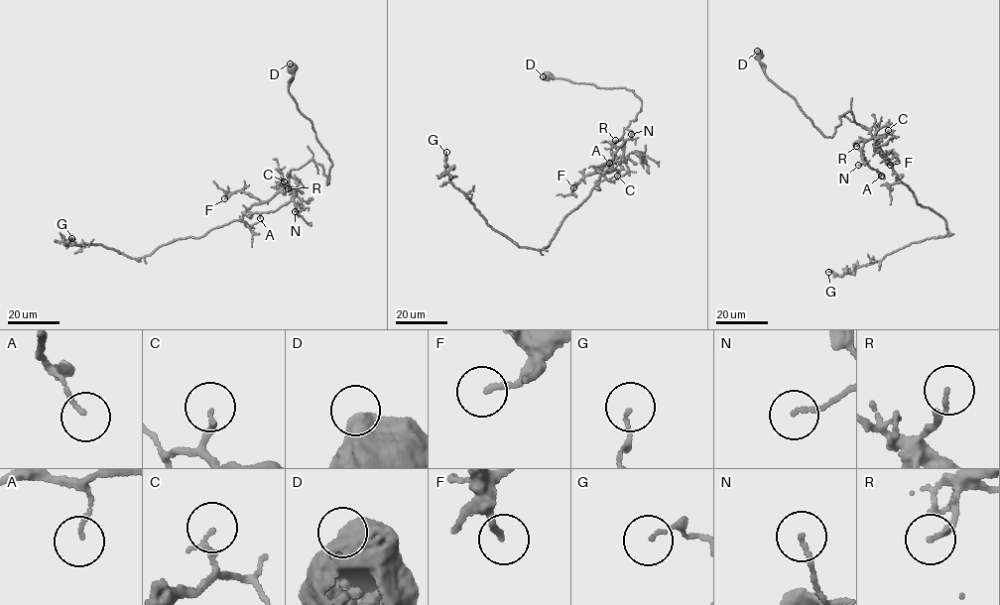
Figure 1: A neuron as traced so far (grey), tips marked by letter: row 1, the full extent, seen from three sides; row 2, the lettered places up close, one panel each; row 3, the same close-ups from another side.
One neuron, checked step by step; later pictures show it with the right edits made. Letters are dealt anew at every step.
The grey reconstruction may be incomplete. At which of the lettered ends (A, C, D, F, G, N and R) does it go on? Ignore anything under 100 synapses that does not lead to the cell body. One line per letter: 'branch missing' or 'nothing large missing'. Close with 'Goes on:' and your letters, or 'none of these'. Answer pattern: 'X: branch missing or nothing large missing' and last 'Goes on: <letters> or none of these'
A: nothing large missing
C: nothing large missing
D: nothing large missing
F: nothing large missing
G: nothing large missing
N: nothing large missing
R: nothing large missing
Goes on: none of these

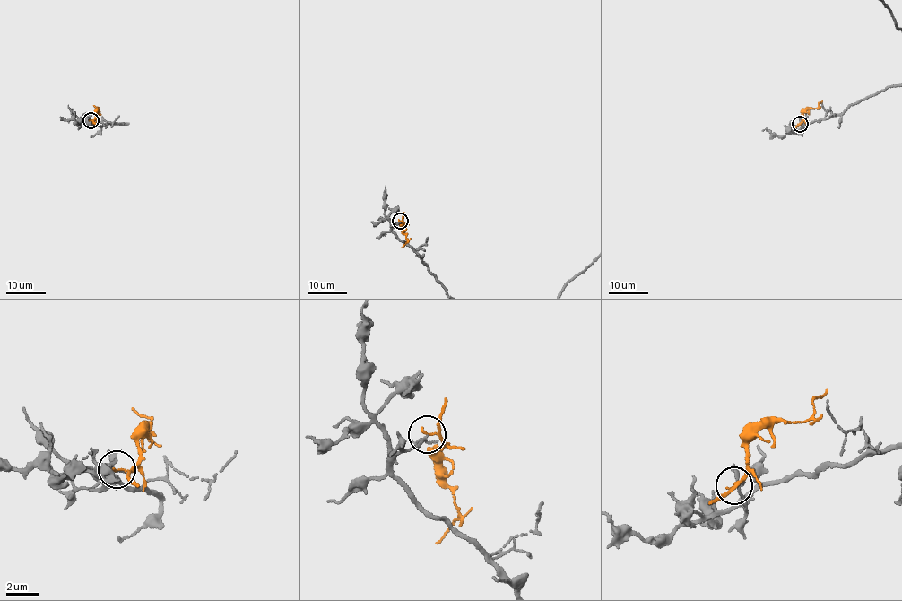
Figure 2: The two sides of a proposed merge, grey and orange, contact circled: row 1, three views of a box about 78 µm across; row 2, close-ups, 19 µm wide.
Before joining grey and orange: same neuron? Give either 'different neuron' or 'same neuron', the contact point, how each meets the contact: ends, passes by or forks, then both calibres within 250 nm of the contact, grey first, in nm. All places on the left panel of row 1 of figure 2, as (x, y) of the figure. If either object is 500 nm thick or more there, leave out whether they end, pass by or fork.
different neuron | (91, 120) | grey forks | orange passes by | 140/120 nm

